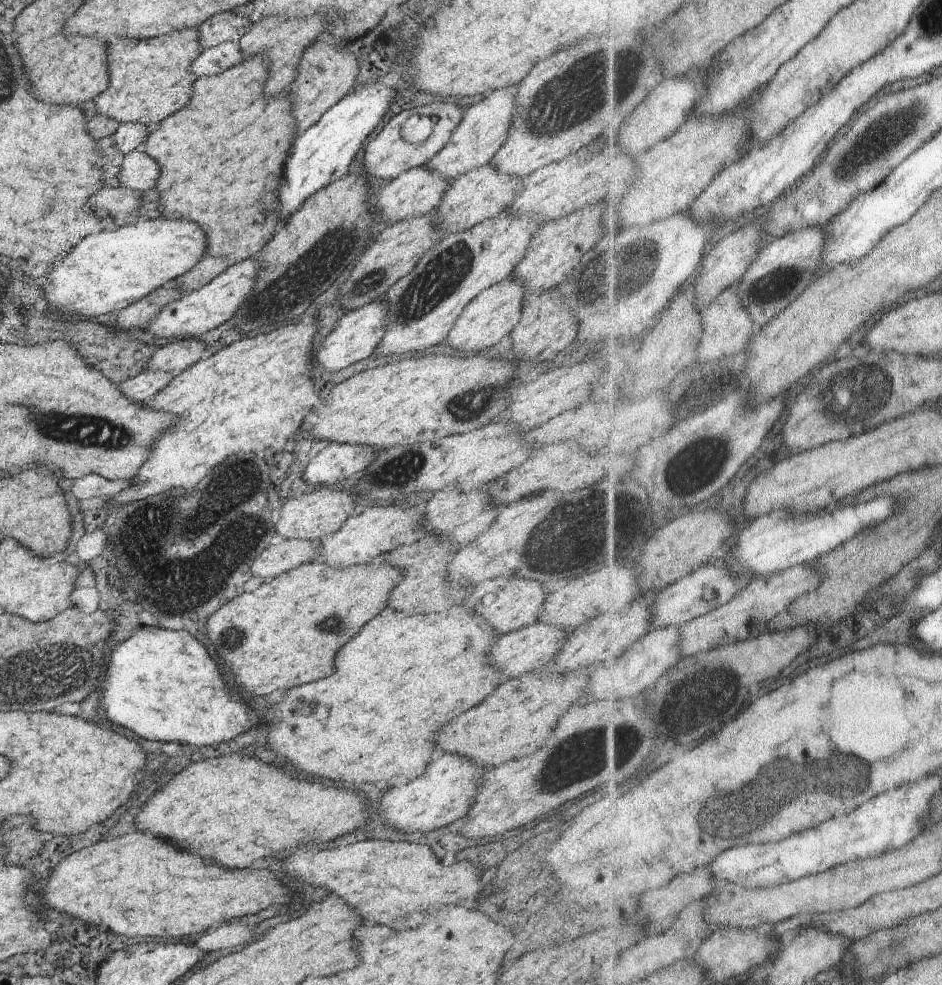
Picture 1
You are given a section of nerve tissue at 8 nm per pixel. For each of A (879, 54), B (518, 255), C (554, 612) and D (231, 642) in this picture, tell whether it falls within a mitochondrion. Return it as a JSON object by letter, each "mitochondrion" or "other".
{"A":"other","B":"other","C":"other","D":"mitochondrion"}

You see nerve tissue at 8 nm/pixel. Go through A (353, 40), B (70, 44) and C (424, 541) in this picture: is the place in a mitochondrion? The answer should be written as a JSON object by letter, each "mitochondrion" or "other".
{"A":"other","B":"other","C":"other"}

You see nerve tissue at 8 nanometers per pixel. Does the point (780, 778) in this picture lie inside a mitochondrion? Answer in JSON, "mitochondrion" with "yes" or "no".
{"mitochondrion":"yes"}

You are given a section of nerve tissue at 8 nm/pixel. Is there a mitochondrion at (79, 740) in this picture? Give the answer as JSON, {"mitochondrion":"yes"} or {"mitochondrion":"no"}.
{"mitochondrion":"no"}

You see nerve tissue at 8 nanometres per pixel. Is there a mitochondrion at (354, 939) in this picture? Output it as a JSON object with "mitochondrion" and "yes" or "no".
{"mitochondrion":"no"}

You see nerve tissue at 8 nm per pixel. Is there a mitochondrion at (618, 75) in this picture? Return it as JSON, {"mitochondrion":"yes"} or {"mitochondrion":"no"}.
{"mitochondrion":"yes"}

